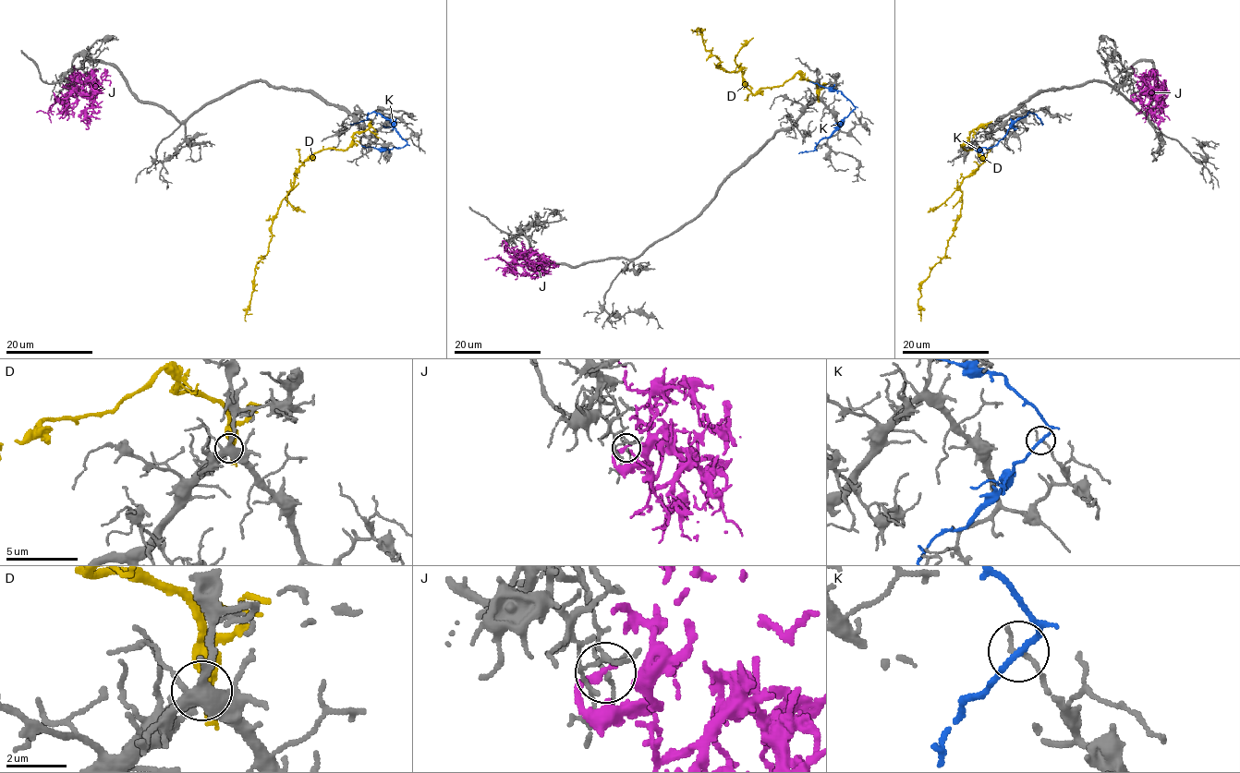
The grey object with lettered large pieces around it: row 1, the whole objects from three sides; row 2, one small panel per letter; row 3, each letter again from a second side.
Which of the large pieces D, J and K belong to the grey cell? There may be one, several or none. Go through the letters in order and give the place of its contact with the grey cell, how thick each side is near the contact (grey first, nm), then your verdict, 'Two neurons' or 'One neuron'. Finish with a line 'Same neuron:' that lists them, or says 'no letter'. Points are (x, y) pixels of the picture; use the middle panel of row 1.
D: Touches grey at (817, 96). Thickness 240 nm (grey) against 280 nm. Two neurons
J: Touches grey at (502, 245). Thickness 100 nm (grey) against 280 nm. Two neurons
K: Touches grey at (852, 111). Thickness 180 nm (grey) against 170 nm. Two neurons
Same neuron: no letter

